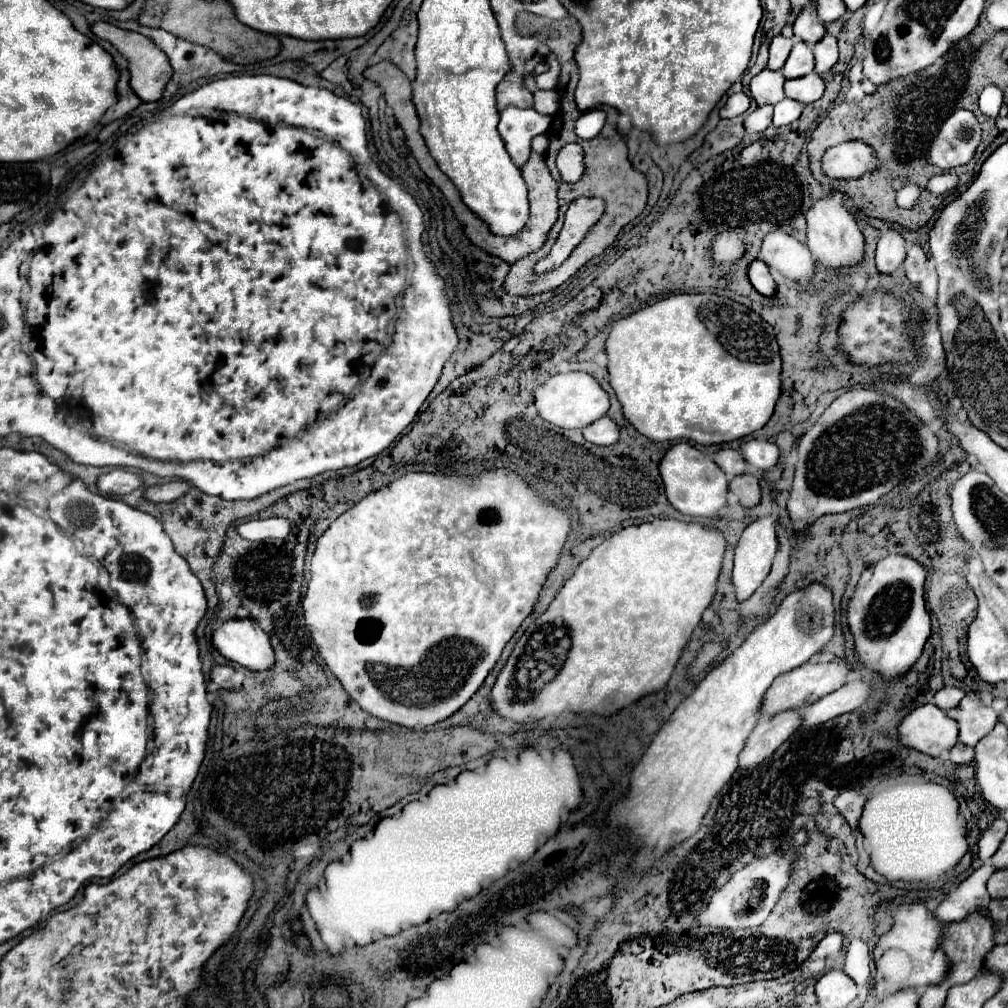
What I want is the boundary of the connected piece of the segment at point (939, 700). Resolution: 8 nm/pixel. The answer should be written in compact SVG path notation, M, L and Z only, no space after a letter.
M943 686L937 694L935 694L935 704L941 708L941 710L951 710L955 708L961 698L965 696L965 692L961 688L953 688L953 686Z

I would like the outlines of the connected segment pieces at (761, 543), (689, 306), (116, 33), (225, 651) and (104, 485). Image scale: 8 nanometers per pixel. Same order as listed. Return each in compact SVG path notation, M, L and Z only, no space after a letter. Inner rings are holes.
M773 514L757 518L755 522L751 522L743 530L743 534L741 534L739 542L737 542L737 548L735 548L735 566L733 566L733 584L735 584L737 598L741 602L747 600L761 586L761 582L767 578L767 574L771 572L771 564L773 564L773 558L775 558L777 546L779 546L775 524L777 524L777 516L773 516Z
M677 294L619 320L607 338L609 376L627 420L649 440L725 444L761 430L781 396L781 354L773 326L751 308L717 294Z
M97 22L91 26L93 34L103 38L103 40L109 40L123 56L127 56L129 60L129 72L131 72L131 88L135 90L135 94L143 100L143 102L155 102L163 96L163 90L167 86L167 82L171 80L173 76L173 68L167 60L167 54L163 54L151 40L147 40L143 34L137 34L137 32L127 32L123 28L117 28L113 24L107 24L107 22Z
M229 620L213 632L213 646L231 662L253 672L267 672L275 666L275 652L269 636L255 620Z
M117 468L117 470L111 470L109 474L99 476L97 488L105 496L123 496L123 494L129 494L137 488L143 488L143 478L135 472Z

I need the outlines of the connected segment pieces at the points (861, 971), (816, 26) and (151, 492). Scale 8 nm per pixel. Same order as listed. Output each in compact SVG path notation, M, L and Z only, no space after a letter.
M851 940L849 946L845 948L845 974L851 976L859 986L863 986L869 976L871 976L871 968L869 968L869 946L863 940Z
M811 2L805 6L805 10L803 10L803 12L799 14L799 18L795 20L793 32L795 32L795 38L803 40L803 42L809 44L809 46L813 46L813 44L817 44L819 40L823 40L825 28L823 28L823 24L819 22L819 18L815 16L815 8L813 8Z
M173 480L167 484L157 484L145 490L145 498L151 502L173 502L189 492L189 484L183 480Z

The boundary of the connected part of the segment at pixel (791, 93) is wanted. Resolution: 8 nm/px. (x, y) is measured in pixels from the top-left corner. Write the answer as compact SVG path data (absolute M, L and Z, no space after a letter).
M815 72L801 76L801 78L785 80L785 96L793 98L797 102L803 102L803 104L819 100L823 96L823 90L825 90L825 84L823 84L821 76Z

